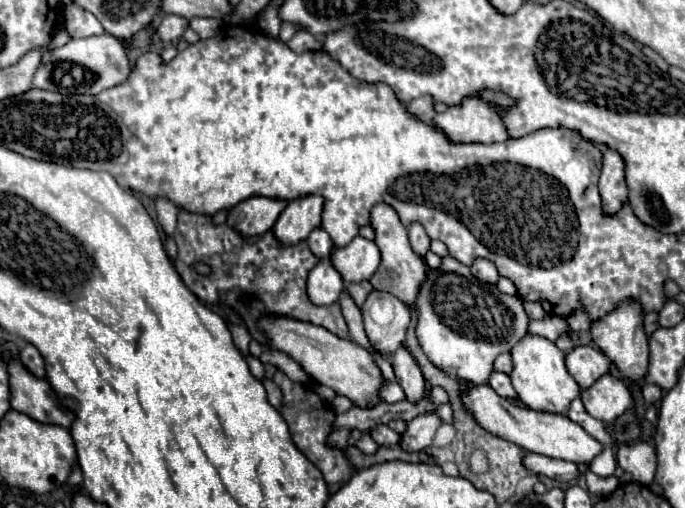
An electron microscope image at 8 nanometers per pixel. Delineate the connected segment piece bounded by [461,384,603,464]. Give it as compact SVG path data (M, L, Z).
M469 384L461 392L461 400L467 408L467 412L475 418L475 422L485 428L487 432L511 440L513 444L519 444L527 452L535 452L549 458L561 458L569 462L583 462L589 464L599 452L601 444L589 436L579 424L569 420L563 414L549 414L549 412L535 412L531 408L519 406L517 402L499 396L489 384Z

